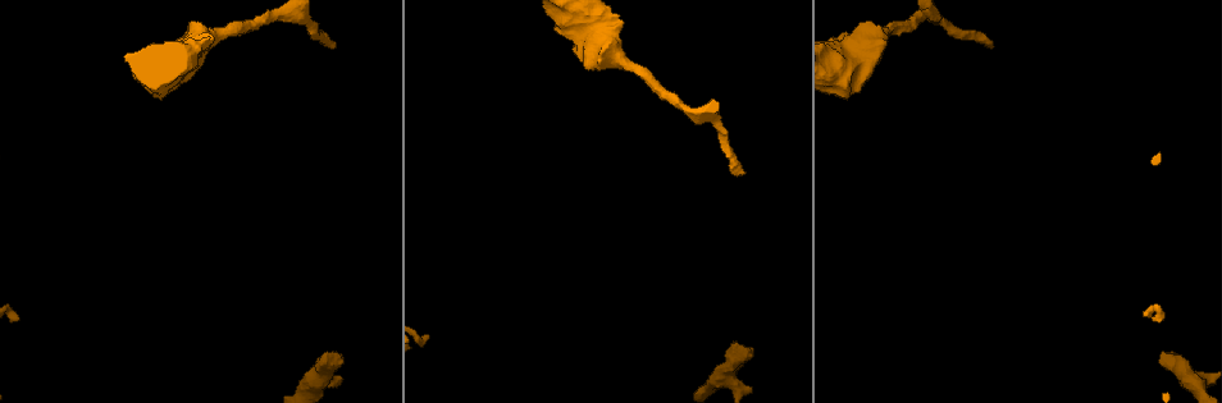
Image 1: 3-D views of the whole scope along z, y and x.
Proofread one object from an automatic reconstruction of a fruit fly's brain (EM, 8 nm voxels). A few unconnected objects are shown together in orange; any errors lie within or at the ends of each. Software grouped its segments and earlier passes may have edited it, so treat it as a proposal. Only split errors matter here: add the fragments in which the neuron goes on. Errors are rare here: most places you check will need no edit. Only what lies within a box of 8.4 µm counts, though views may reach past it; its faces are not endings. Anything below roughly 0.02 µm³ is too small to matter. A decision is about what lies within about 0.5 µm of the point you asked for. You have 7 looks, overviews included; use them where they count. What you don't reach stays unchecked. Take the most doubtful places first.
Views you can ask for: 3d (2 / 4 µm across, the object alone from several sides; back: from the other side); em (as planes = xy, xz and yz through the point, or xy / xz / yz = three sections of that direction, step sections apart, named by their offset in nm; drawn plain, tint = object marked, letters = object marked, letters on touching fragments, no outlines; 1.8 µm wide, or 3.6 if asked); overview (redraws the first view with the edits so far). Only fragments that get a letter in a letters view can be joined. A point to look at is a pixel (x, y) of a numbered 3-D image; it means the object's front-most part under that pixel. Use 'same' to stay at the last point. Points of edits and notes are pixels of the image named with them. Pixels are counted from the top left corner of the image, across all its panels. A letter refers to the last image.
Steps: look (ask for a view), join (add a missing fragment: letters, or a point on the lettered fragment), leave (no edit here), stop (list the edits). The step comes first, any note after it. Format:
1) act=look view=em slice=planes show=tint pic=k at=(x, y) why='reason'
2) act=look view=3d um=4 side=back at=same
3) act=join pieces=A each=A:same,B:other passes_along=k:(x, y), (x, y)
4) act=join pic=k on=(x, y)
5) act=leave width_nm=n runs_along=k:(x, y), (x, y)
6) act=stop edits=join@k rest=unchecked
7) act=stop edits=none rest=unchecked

act=look view=3d um=4 pic=1 at=(991, 46) why='long arm stops here'

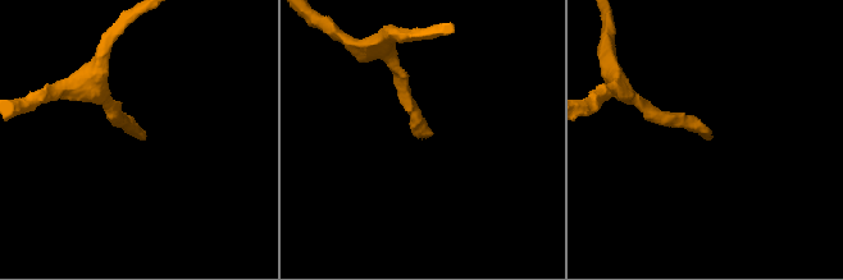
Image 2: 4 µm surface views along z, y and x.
act=look view=em um=3.6 slice=xy step=4 show=letters pic=2 at=(711, 137)

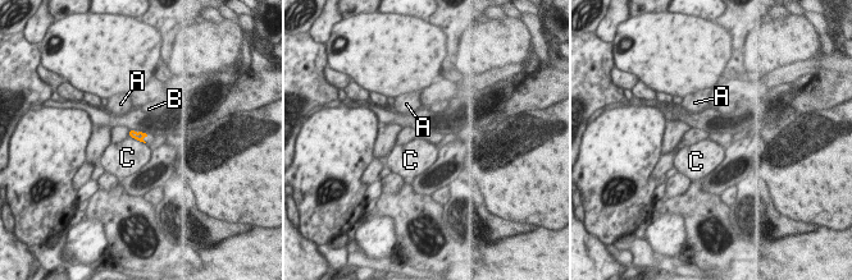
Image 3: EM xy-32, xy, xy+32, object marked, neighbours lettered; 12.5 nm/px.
act=leave each=A:other,B:other,C:other border=3:(130, 136), (145, 143) found='none of them fits'

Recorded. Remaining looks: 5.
act=look view=3d um=2 pic=1 at=(1167, 364) why='stops while still wide'

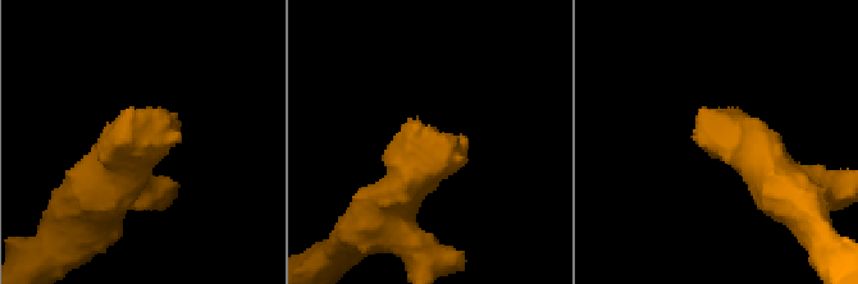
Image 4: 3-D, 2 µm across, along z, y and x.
act=look view=em slice=planes show=plain pic=4 at=(716, 141)

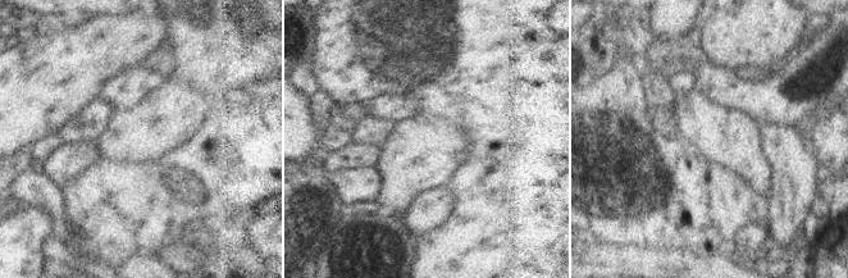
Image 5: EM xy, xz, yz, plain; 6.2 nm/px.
act=look view=em slice=planes show=letters at=same why='see the neighbours'

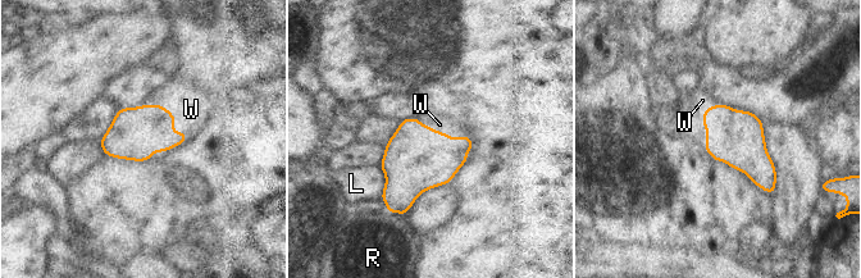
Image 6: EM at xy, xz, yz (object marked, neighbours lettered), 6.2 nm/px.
act=join pieces=W each=L:other,R:other,W:same found='it goes on there'

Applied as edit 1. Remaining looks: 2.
act=stop edits=join@6 rest=unchecked

